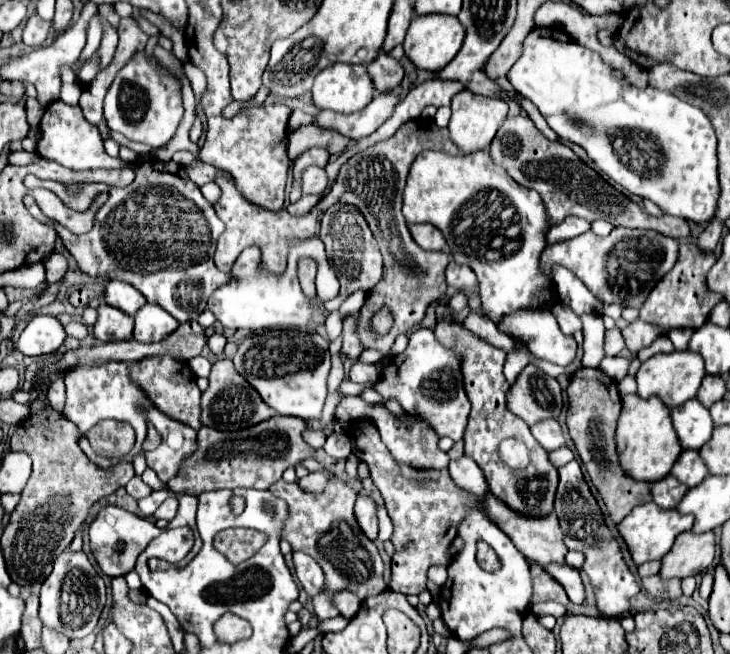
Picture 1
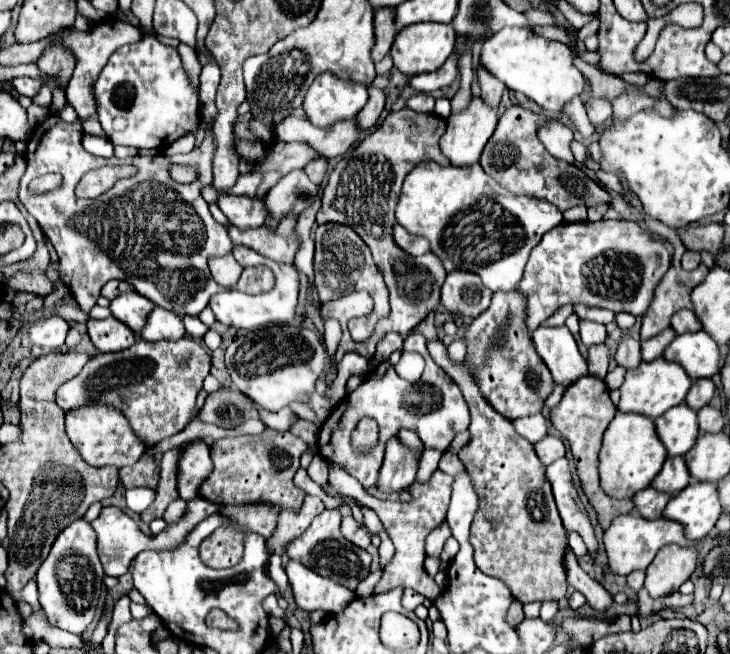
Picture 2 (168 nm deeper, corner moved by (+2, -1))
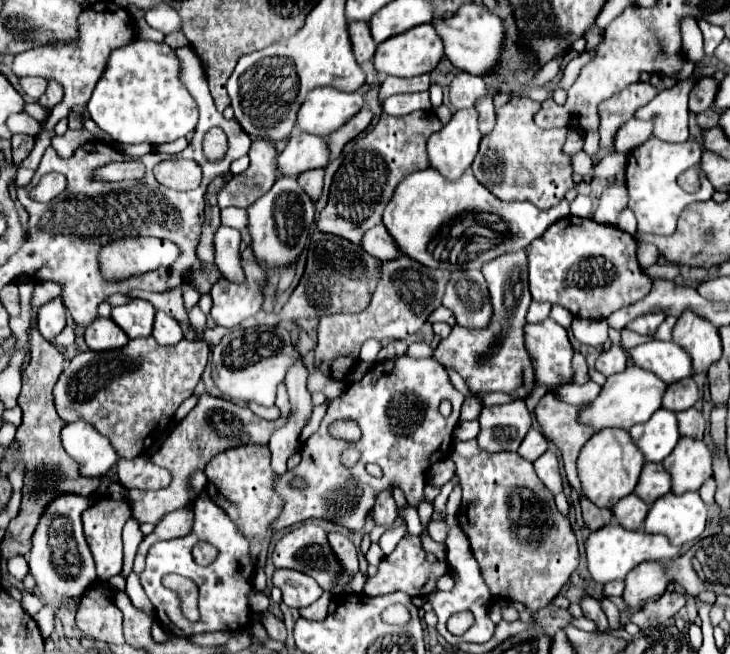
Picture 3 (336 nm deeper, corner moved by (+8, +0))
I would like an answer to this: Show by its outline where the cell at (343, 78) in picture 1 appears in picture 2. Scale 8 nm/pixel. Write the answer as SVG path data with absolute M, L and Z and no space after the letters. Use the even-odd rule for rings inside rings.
M325 72L313 80L307 90L303 108L307 118L317 126L329 126L337 120L355 118L367 104L367 86L341 80Z

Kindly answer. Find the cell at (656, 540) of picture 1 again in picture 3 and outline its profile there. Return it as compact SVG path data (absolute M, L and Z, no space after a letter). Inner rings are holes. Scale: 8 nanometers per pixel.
M615 521L609 523L607 527L595 531L589 535L585 541L585 557L587 557L587 567L591 577L597 583L607 583L607 581L623 581L625 575L637 567L643 561L669 561L679 555L679 547L671 547L667 543L665 535L647 535L641 531L627 531L619 527Z

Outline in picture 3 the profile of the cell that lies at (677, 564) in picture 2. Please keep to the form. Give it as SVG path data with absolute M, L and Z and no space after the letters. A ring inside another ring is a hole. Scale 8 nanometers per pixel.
M641 563L625 577L625 591L621 595L623 603L639 611L643 605L657 601L667 589L667 577L663 575L661 563Z

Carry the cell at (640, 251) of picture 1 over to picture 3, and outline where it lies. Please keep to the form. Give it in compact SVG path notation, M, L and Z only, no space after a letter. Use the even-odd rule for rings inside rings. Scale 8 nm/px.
M569 215L553 223L535 243L527 247L529 255L529 289L535 301L547 301L569 309L579 319L607 319L613 311L643 299L651 291L651 279L643 273L635 257L637 241L611 225L599 225L593 219Z

